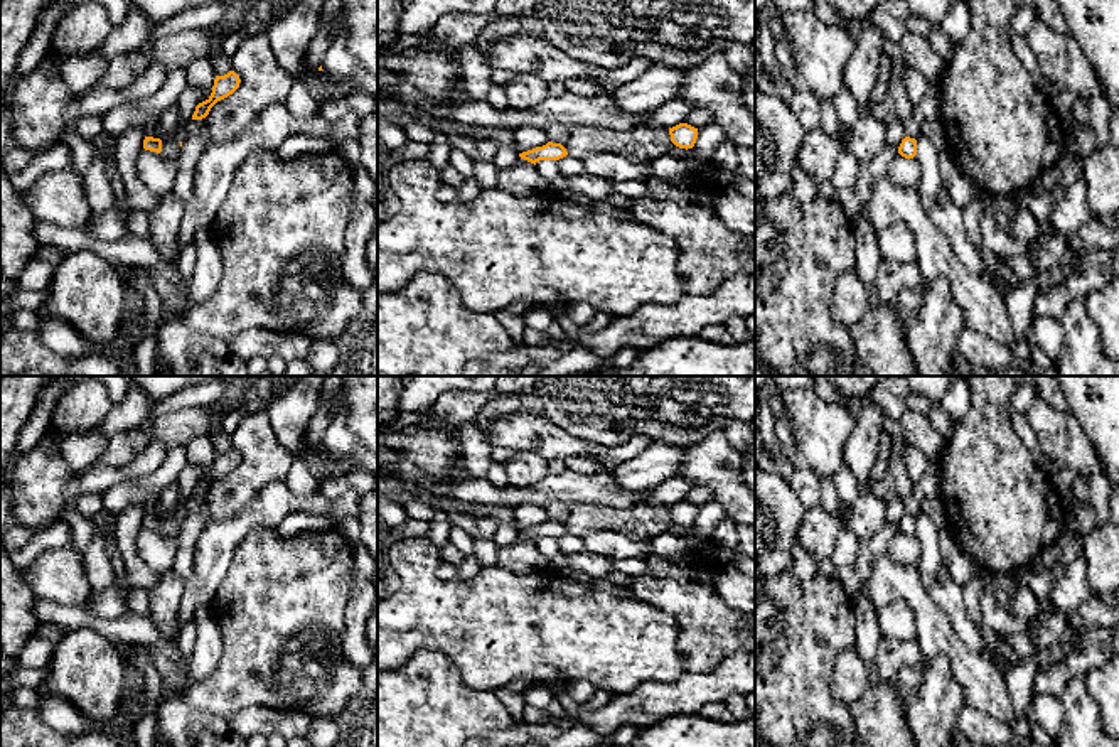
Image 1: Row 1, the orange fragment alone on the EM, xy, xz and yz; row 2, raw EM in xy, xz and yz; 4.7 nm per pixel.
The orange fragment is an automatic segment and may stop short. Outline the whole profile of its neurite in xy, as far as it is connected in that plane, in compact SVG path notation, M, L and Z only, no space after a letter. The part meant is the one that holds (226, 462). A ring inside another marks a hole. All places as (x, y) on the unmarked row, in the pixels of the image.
M229 449L224 454L216 454L211 474L195 484L192 497L202 497L209 492L211 486L233 472L239 465L239 454L234 449Z

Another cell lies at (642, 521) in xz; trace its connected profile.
M575 502L561 523L568 535L576 536L590 531L620 531L635 540L652 540L664 533L696 535L693 526L679 526L671 519L669 506L647 502L622 508Z

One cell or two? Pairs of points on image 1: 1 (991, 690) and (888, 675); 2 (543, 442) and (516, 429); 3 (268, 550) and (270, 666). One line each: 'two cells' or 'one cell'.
1: two cells
2: one cell
3: one cell

